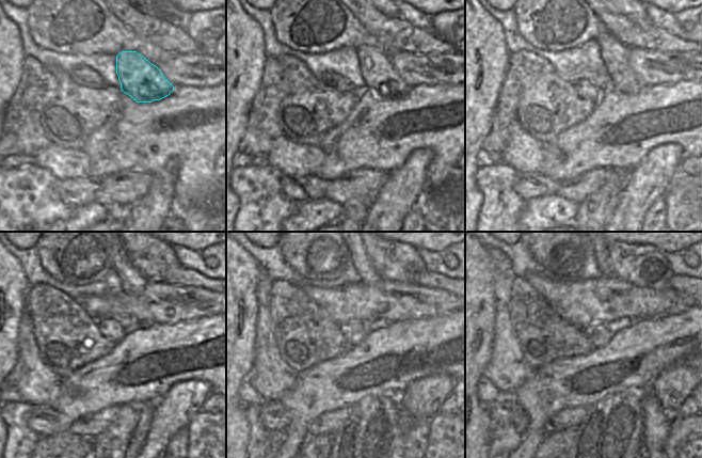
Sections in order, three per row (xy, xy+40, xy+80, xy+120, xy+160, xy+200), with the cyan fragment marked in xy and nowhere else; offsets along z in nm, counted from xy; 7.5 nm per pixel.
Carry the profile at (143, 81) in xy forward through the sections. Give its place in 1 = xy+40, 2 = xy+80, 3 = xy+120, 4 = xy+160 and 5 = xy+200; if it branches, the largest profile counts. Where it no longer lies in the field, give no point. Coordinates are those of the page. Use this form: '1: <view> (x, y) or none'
1: xy+40 (379, 74)
2: xy+80 (615, 54)
3: xy+120 (132, 282)
4: xy+160 (360, 258)
5: xy+200 (601, 255)

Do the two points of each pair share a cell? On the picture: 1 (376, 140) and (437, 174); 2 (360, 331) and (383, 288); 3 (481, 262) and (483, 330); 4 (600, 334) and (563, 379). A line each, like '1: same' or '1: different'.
1: same
2: different
3: same
4: different

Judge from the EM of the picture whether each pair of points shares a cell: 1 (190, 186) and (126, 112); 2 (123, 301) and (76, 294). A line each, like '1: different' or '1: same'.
1: same
2: different

